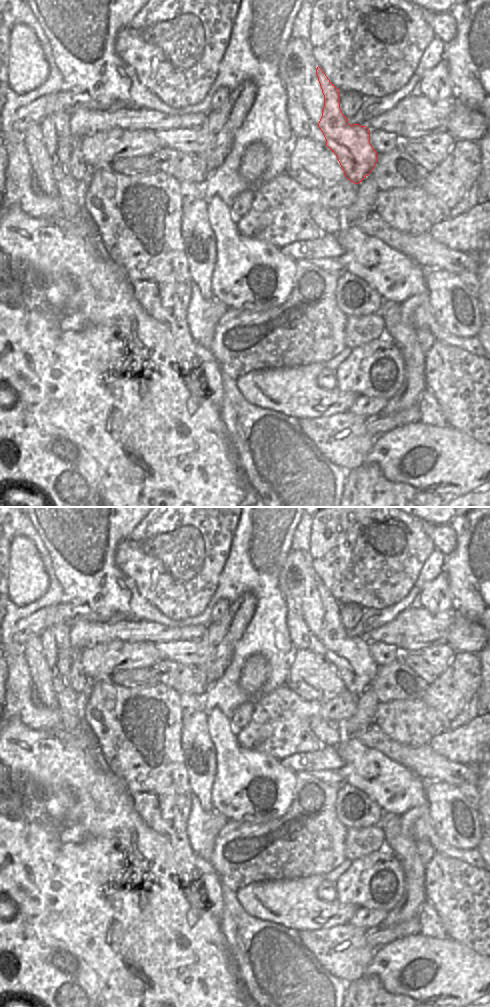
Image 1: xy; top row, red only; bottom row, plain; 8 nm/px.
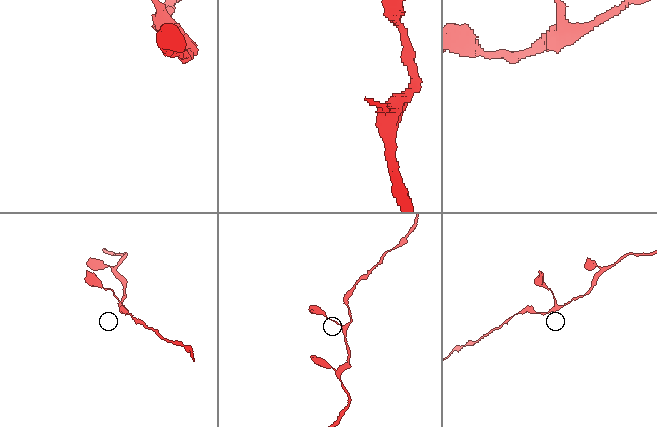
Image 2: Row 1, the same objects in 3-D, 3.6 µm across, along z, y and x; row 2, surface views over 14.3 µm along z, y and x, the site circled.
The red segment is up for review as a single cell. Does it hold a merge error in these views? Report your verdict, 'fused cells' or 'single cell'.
single cell

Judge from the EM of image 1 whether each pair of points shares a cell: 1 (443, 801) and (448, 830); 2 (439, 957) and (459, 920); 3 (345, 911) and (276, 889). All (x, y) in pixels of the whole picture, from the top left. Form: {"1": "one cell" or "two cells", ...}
{"1": "one cell", "2": "two cells", "3": "one cell"}

